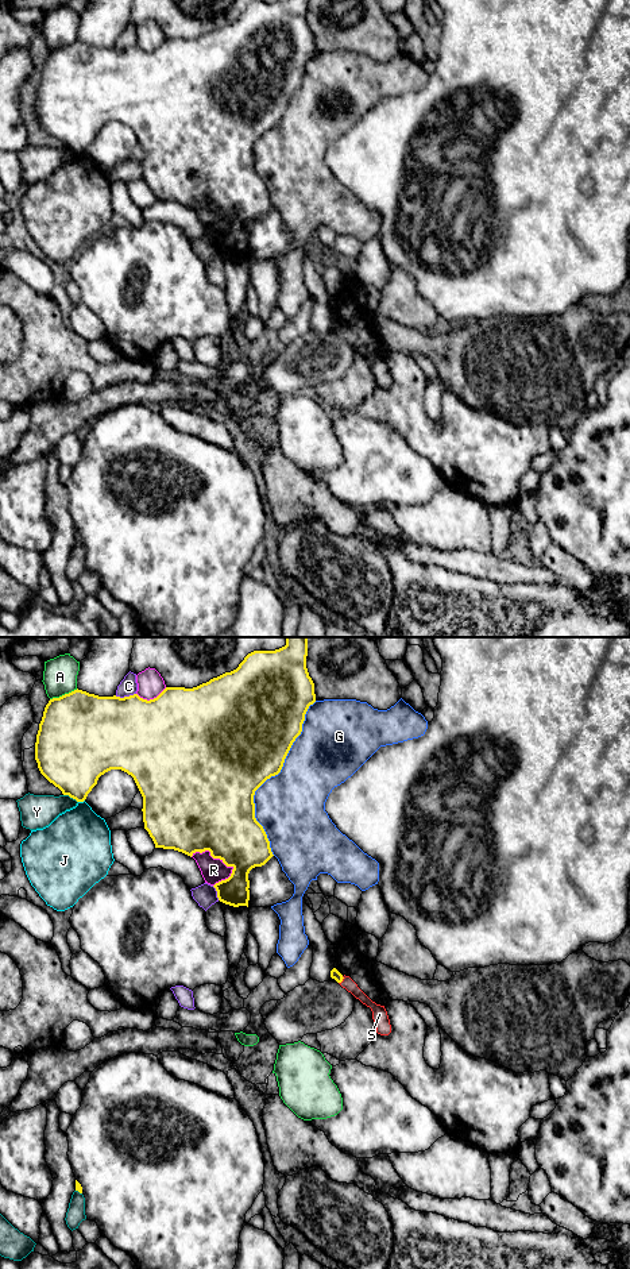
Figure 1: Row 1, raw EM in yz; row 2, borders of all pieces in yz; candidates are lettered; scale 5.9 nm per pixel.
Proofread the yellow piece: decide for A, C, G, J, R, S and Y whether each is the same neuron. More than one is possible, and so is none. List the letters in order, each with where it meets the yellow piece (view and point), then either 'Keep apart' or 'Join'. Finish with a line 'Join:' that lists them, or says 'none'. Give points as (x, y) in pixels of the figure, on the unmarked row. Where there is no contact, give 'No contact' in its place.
A: Touches yellow at yz (65, 46). Keep apart
C: Touches yellow at yz (124, 49). Keep apart
G: Touches yellow at yz (271, 127). Keep apart
J: Touches yellow at yz (81, 153). Keep apart
R: Touches yellow at yz (212, 208). Keep apart
S: Touches yellow at yz (341, 332). Join
Y: Touches yellow at yz (70, 149). Keep apart
Join: S

